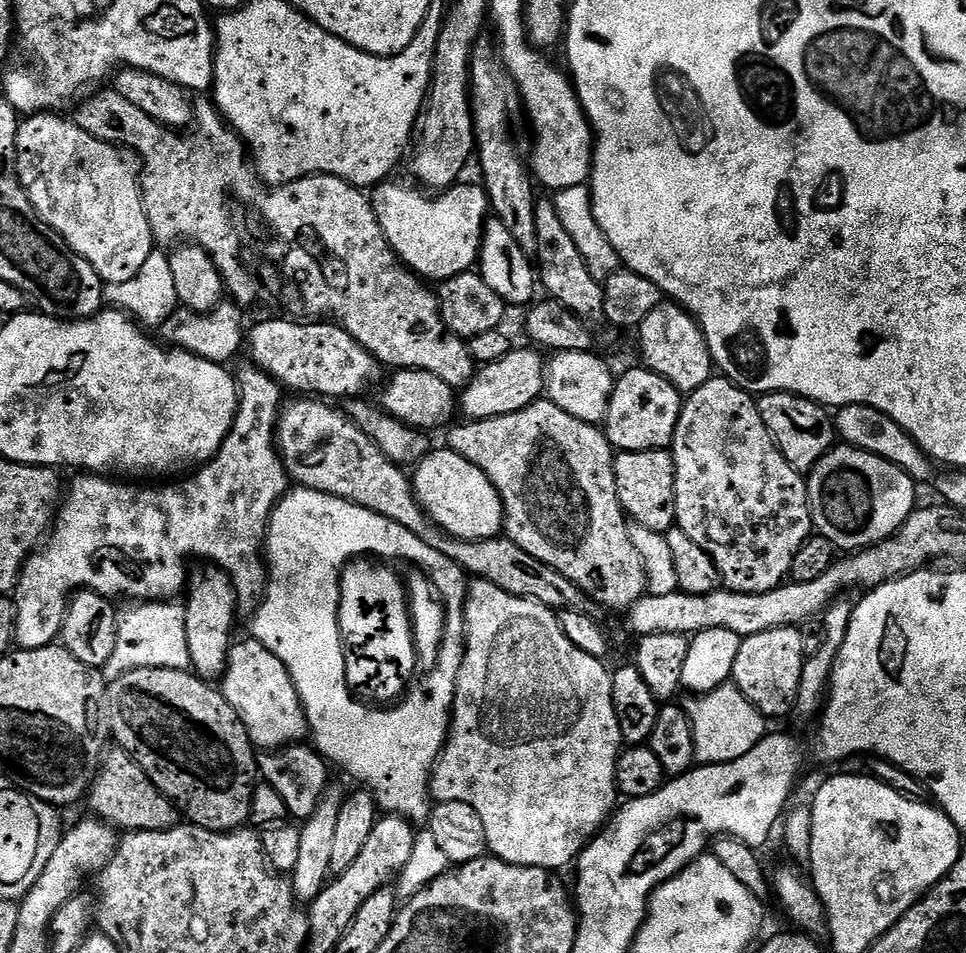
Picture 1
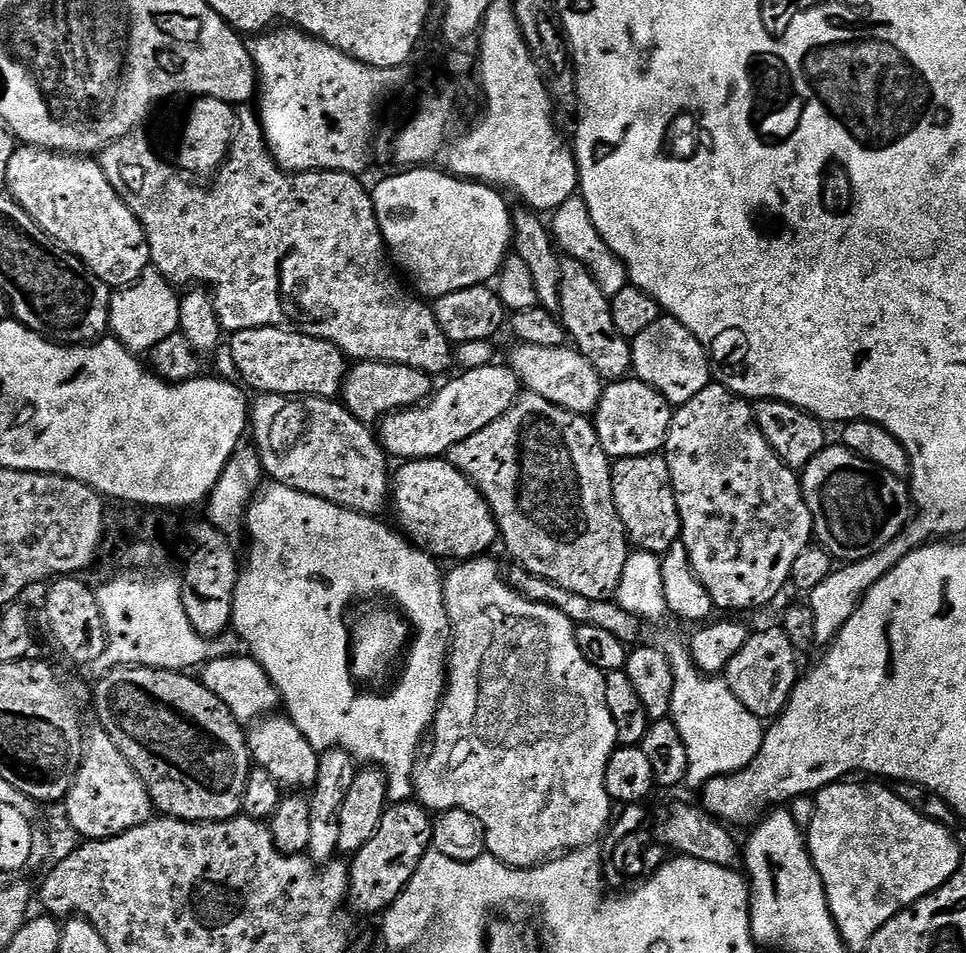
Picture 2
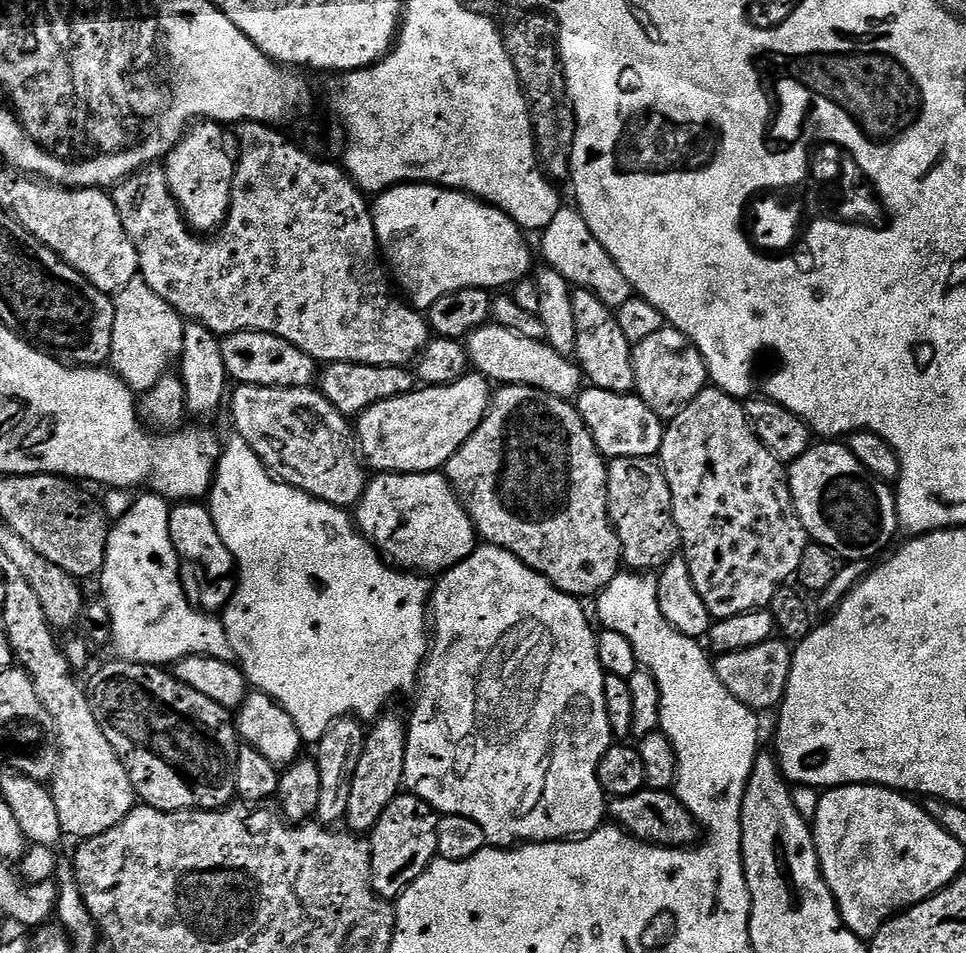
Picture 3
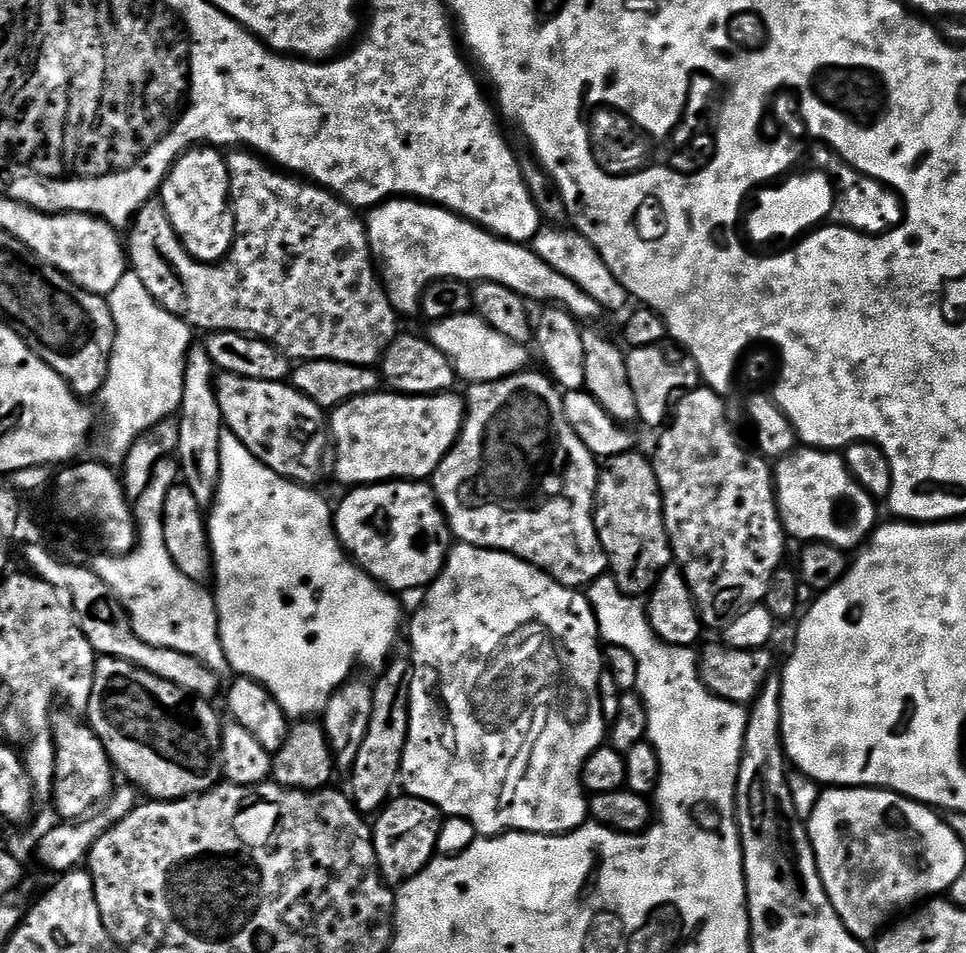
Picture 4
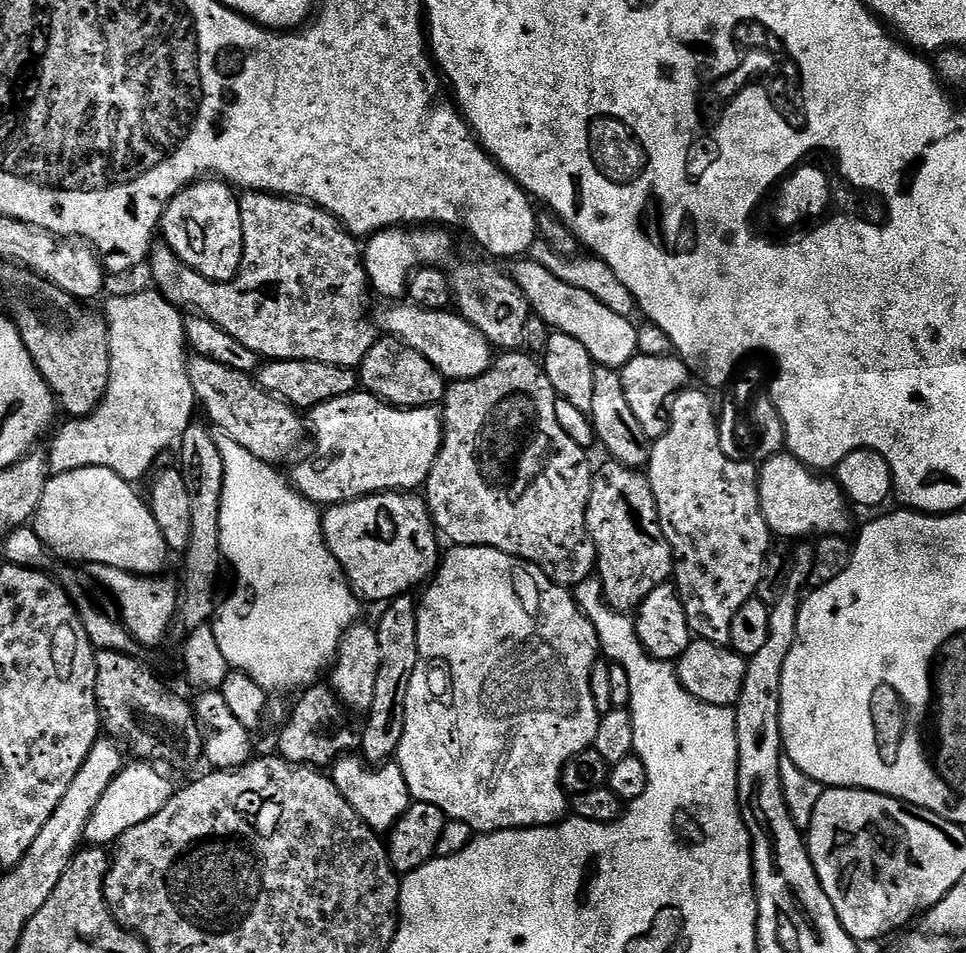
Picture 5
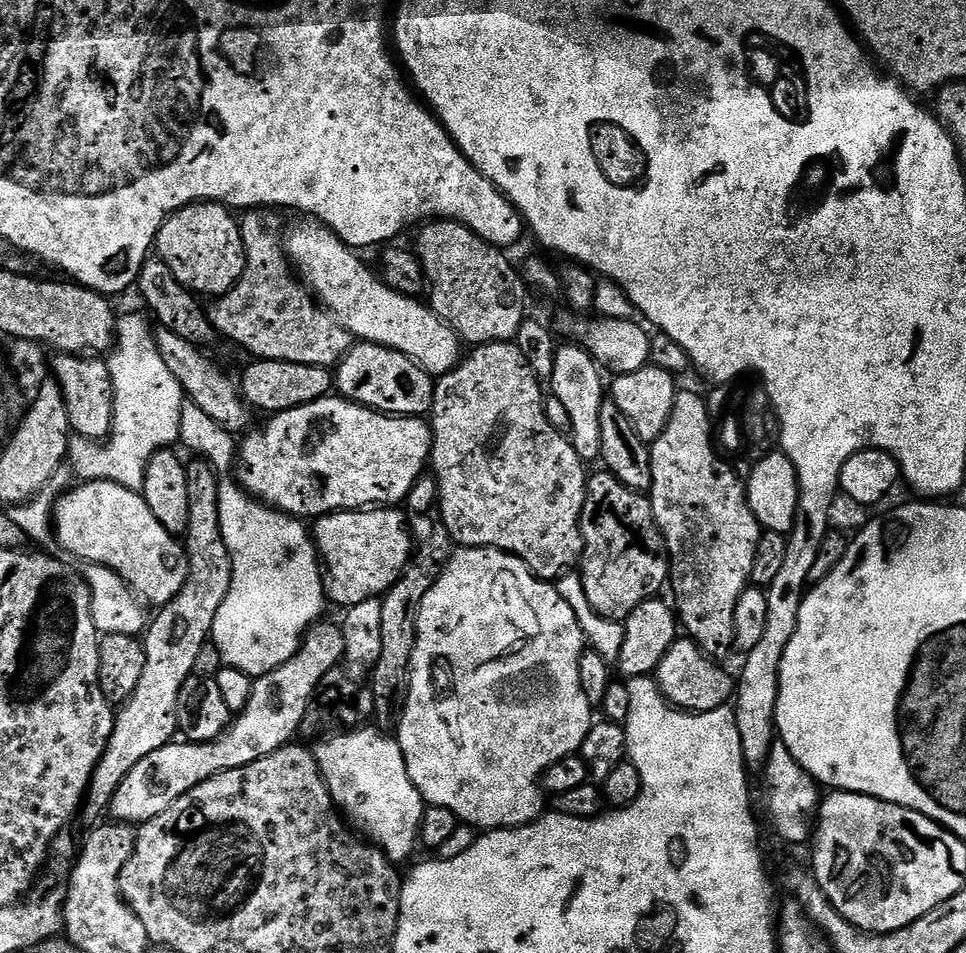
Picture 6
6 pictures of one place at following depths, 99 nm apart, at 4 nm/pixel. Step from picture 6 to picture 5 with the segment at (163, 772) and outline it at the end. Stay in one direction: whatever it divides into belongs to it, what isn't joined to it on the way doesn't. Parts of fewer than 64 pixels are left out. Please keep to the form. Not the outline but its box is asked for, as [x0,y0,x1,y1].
[84,762,174,845]

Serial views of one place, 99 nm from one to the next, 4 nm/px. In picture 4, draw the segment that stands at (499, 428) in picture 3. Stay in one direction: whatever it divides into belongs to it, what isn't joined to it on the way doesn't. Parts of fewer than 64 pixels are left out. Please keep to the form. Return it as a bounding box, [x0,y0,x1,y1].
[430,370,609,590]

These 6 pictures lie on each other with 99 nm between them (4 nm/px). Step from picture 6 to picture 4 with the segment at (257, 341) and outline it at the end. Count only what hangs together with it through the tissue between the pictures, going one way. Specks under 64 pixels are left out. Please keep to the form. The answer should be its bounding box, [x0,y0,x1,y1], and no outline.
[126,150,398,366]

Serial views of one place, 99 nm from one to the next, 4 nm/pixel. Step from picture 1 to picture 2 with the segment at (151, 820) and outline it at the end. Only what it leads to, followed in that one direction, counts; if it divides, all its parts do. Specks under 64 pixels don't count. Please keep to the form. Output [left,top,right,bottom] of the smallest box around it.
[64,725,154,842]

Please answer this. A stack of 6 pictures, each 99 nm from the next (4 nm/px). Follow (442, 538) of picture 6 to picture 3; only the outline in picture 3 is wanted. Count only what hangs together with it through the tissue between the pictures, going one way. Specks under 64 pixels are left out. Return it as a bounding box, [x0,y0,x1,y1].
[343,715,408,834]

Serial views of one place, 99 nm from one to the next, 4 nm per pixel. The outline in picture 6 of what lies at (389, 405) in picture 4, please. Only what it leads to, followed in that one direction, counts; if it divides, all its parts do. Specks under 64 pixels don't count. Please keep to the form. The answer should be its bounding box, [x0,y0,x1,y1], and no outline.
[238,394,432,518]

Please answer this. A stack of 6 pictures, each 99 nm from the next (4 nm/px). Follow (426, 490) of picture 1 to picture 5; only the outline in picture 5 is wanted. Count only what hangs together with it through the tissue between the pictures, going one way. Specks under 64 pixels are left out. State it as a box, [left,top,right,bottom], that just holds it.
[322,491,442,602]

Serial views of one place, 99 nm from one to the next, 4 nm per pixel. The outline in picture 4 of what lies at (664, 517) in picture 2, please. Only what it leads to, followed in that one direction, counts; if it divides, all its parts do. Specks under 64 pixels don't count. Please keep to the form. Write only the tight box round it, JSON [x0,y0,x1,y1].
[594,450,674,597]

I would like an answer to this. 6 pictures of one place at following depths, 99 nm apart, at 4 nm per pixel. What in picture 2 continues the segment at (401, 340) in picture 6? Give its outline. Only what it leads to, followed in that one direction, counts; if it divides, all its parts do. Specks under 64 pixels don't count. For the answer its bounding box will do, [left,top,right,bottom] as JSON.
[510,344,602,413]

